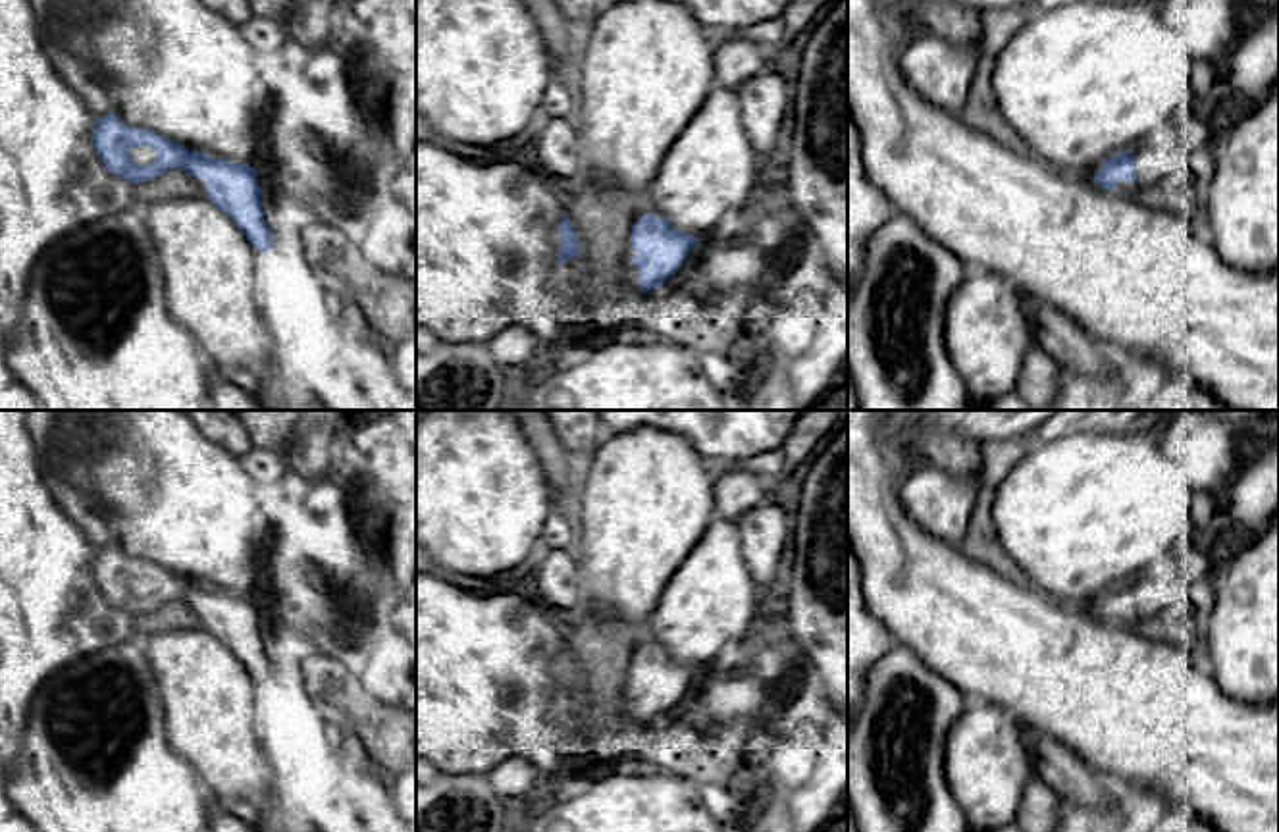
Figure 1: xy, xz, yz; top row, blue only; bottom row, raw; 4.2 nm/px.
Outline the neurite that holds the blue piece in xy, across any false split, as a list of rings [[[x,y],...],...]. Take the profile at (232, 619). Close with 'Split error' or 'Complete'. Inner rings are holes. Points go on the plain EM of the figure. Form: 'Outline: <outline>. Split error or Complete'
Outline: [[[114,545],[96,551],[92,574],[104,599],[129,614],[154,611],[173,599],[200,609],[208,632],[231,649],[252,680],[270,684],[274,664],[264,651],[254,599],[212,591],[152,562],[125,559]],[[133,578],[150,578],[156,589],[148,597],[137,597],[129,589]]]. Complete

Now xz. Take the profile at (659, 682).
Outline: [[[643,645],[632,659],[630,676],[634,680],[630,697],[638,701],[641,724],[649,724],[661,720],[680,701],[695,678],[695,668],[672,661],[665,649]]]. Complete

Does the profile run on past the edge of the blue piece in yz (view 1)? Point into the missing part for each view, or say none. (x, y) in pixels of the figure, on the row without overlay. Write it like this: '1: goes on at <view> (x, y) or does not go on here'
1: does not go on here

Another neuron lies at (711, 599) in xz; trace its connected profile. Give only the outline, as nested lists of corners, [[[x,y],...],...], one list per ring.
[[[715,516],[666,582],[638,645],[655,641],[672,661],[699,668],[726,641],[742,639],[765,609],[765,591],[742,555],[736,522]]]

